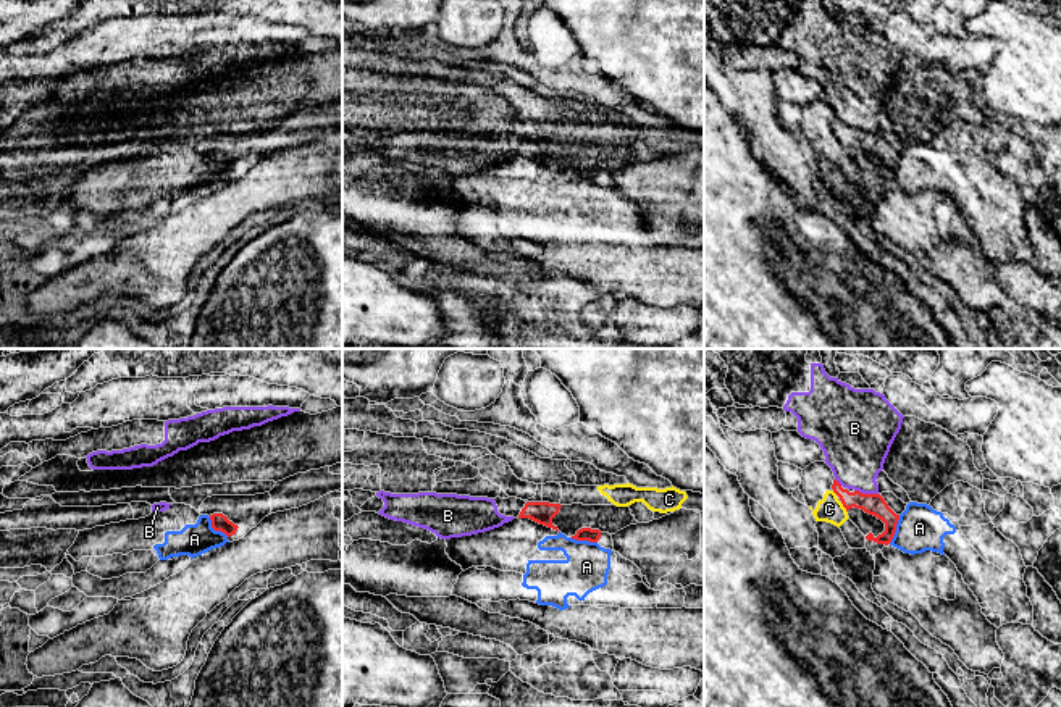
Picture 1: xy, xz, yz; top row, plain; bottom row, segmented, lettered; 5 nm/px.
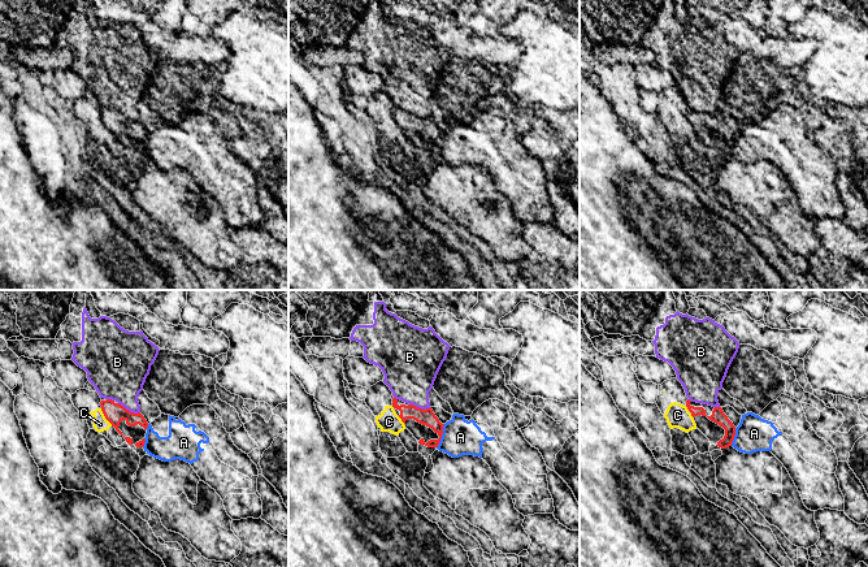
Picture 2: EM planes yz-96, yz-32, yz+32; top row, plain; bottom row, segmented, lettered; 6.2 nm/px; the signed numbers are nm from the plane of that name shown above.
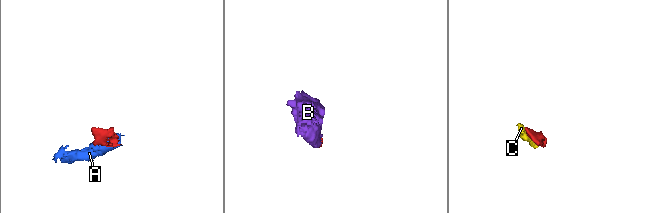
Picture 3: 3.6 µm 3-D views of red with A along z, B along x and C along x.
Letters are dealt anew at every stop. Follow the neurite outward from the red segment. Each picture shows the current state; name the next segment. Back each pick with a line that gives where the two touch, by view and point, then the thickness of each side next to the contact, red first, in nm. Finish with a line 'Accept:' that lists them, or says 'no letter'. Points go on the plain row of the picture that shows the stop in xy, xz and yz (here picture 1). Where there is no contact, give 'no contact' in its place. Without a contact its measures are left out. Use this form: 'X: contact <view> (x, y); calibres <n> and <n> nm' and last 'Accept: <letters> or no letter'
Accept: no letter

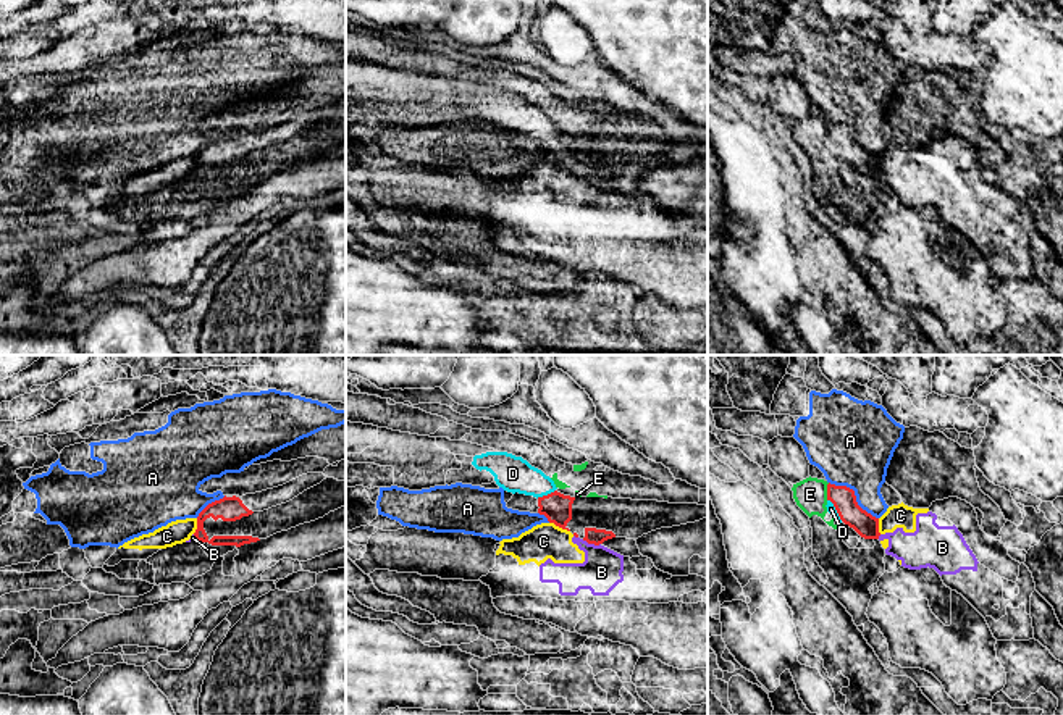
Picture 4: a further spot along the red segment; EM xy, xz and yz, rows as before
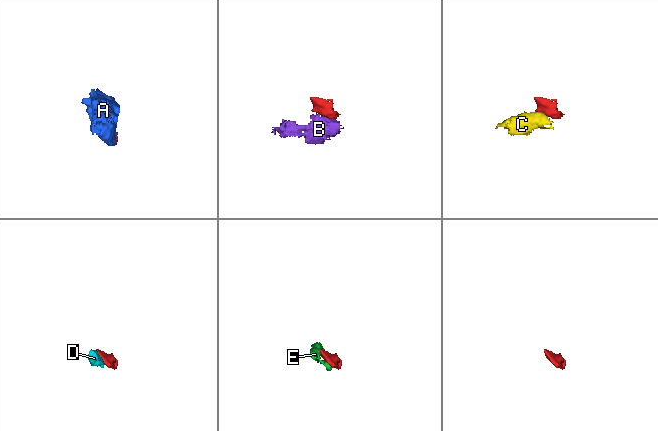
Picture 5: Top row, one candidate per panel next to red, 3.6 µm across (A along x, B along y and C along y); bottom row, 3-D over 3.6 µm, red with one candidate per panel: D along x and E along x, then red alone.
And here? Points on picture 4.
D: contact xz (545, 134); calibres 150 and 180 nm
Accept: D

